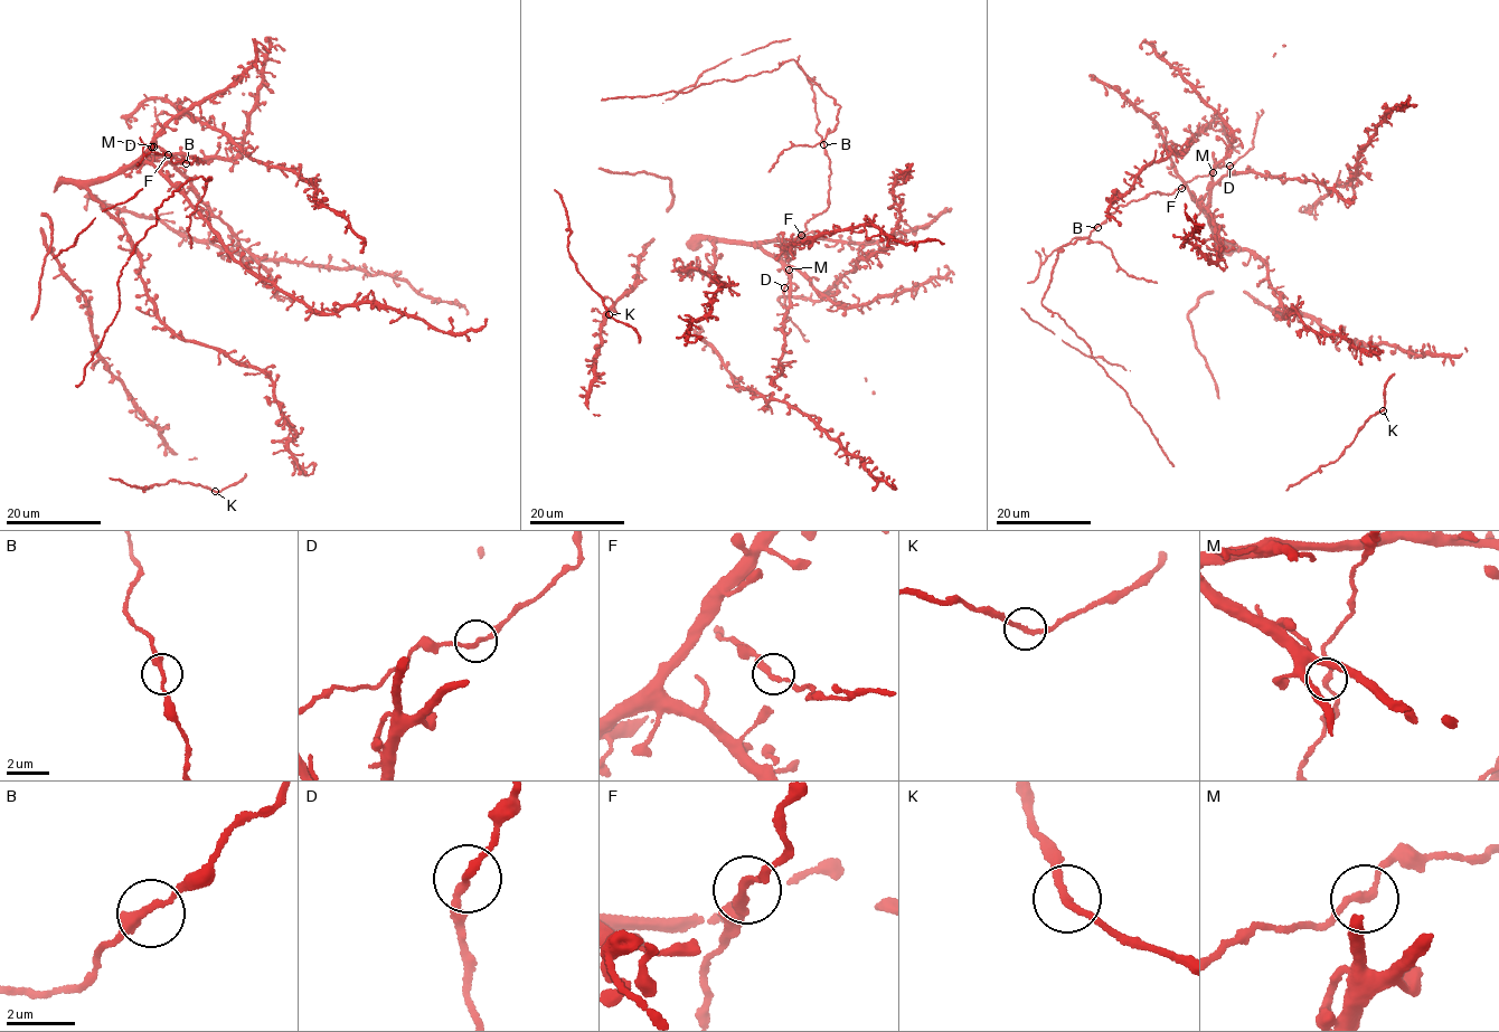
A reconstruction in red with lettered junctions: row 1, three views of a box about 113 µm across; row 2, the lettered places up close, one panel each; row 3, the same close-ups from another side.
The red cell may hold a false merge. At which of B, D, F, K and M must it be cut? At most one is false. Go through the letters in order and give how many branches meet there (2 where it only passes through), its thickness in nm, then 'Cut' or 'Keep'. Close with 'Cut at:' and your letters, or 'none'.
B: Branches: 2. Thickness 220 nm. Keep
D: Branches: 2. Thickness 200 nm. Keep
F: Branches: 2. Thickness 200 nm. Keep
K: Branches: 2. Thickness 200 nm. Keep
M: Branches: 2. Thickness 200 nm. Keep
Cut at: none

